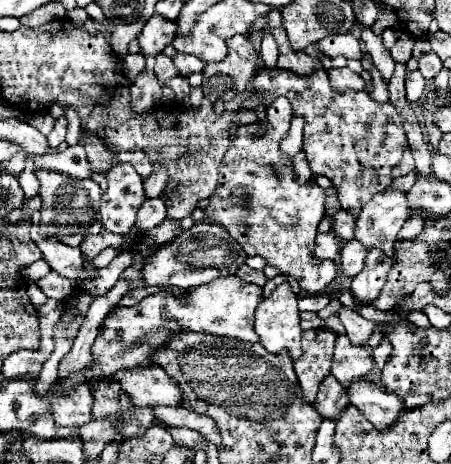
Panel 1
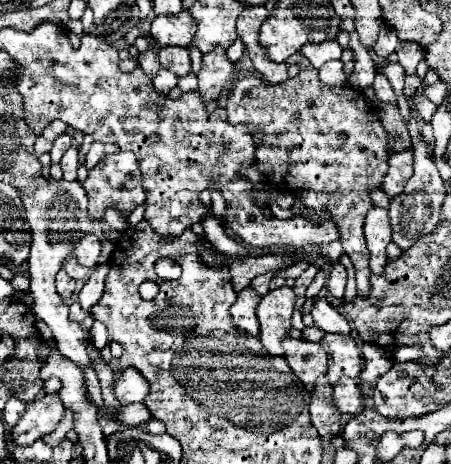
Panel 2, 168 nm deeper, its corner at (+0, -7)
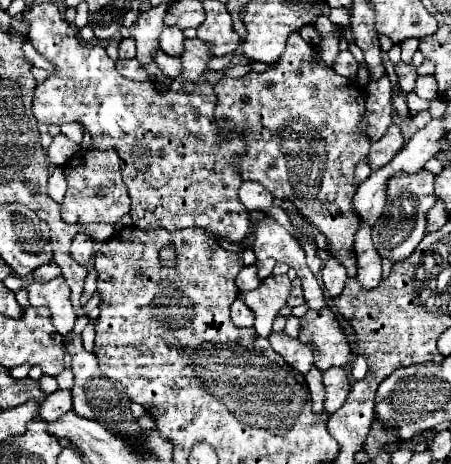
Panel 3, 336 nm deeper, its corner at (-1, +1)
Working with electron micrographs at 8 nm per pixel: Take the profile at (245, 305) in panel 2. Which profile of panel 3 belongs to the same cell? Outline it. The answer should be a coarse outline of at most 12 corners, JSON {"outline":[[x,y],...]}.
{"outline":[[241,296],[231,304],[231,322],[237,328],[253,326],[253,312]]}

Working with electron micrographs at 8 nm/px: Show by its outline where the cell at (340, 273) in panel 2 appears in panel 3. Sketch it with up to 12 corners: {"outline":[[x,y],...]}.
{"outline":[[331,256],[321,274],[331,298],[343,292],[345,266]]}

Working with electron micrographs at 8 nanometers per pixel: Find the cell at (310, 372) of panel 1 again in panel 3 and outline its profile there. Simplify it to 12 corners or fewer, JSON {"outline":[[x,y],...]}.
{"outline":[[271,334],[269,342],[293,370],[305,374],[313,366],[313,354],[305,344]]}

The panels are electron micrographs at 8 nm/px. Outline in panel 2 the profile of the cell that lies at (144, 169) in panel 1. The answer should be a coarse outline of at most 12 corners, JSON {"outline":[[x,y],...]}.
{"outline":[[132,152],[106,156],[82,186],[88,210],[132,212],[146,200]]}

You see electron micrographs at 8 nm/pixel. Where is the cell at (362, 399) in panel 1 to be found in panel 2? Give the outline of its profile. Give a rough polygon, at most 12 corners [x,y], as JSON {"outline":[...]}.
{"outline":[[344,378],[334,386],[342,414],[364,408],[358,384]]}

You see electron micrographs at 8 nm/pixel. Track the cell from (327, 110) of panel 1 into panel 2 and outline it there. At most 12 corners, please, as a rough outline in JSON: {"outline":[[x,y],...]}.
{"outline":[[230,86],[260,172],[328,210],[370,296],[364,216],[392,136],[356,88]]}

